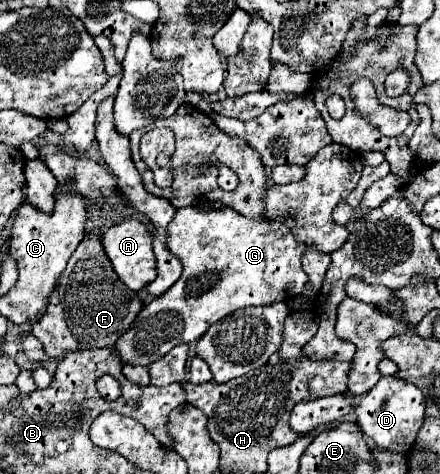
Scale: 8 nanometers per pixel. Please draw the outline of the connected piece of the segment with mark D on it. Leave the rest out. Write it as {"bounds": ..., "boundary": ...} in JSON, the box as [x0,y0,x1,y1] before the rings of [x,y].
{"bounds":[356,376,424,454],"boundary":[[[384,376],[360,398],[360,404],[356,406],[356,422],[360,430],[382,450],[408,454],[414,446],[420,426],[424,424],[424,394],[412,382],[396,376]]]}

